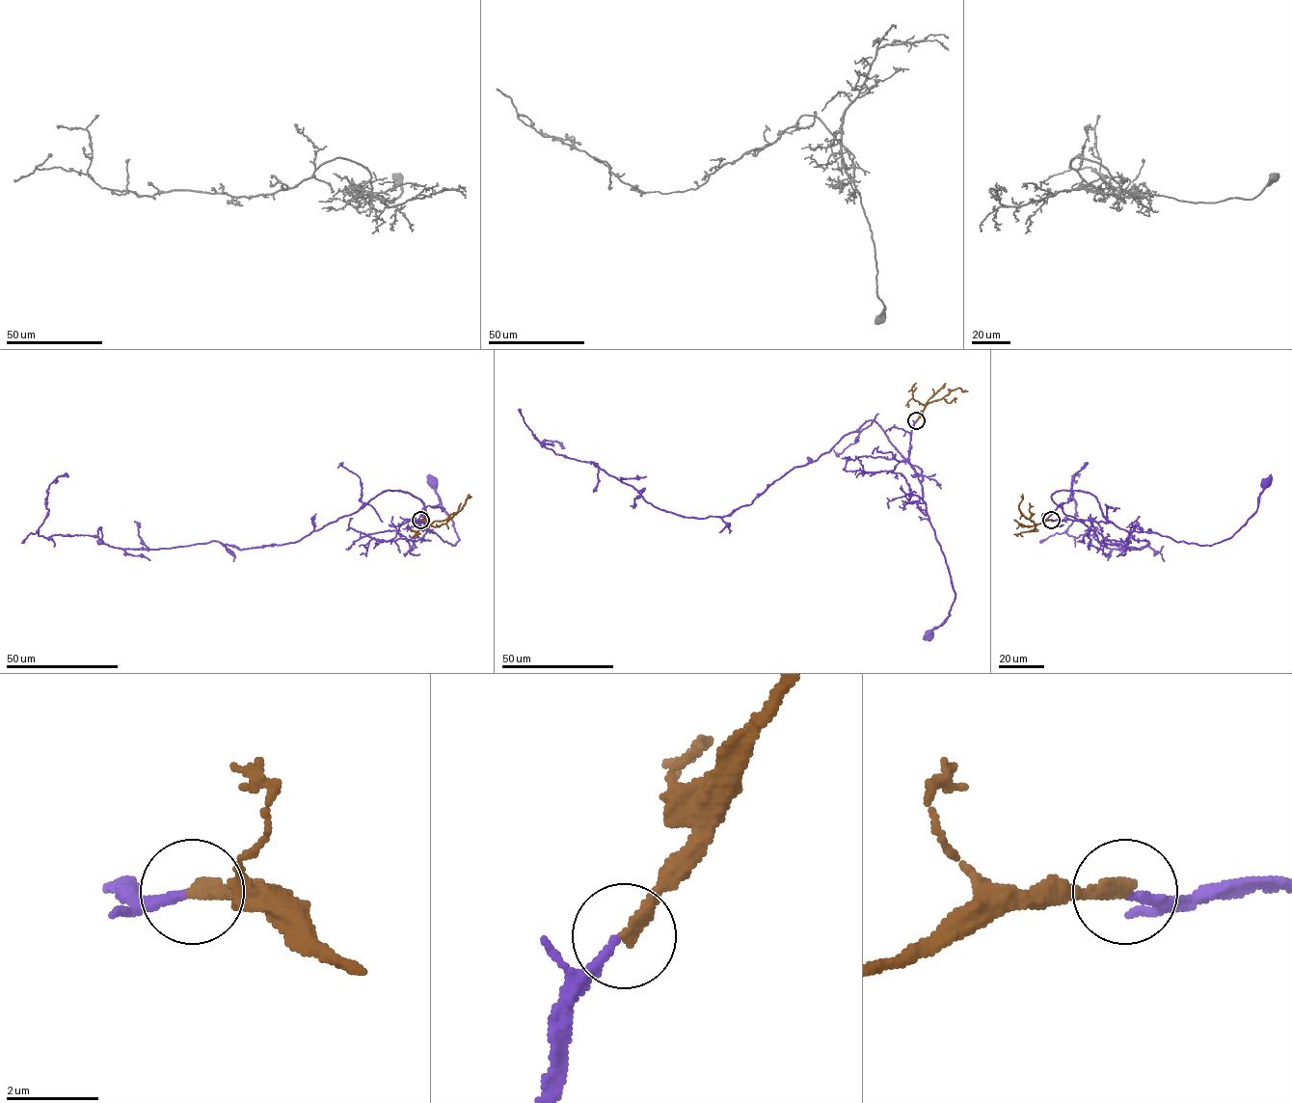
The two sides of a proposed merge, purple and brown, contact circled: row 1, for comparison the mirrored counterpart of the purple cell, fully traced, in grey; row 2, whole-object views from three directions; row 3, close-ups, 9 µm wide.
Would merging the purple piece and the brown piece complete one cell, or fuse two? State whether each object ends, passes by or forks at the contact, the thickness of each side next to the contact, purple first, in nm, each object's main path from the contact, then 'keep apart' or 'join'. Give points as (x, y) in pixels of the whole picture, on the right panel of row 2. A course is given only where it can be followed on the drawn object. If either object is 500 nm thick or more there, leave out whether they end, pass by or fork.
purple ends there; brown ends there; 200 nm thick on the purple side, 280 nm on the other; purple runs (1051, 520), (1110, 522), (1125, 530), (1156, 532), (1176, 542), (1212, 545), (1229, 539), (1256, 510), (1266, 482); brown runs (1051, 520), (1036, 524), (1027, 519), (1018, 508), (1022, 494); join

